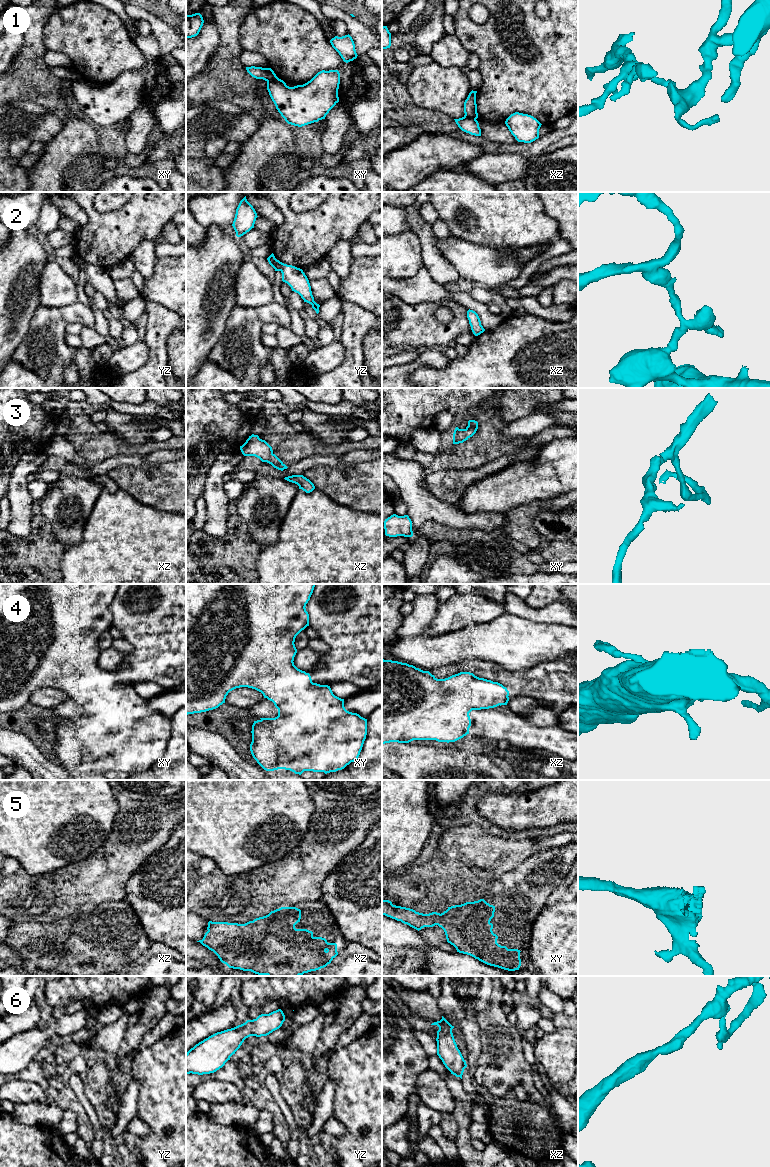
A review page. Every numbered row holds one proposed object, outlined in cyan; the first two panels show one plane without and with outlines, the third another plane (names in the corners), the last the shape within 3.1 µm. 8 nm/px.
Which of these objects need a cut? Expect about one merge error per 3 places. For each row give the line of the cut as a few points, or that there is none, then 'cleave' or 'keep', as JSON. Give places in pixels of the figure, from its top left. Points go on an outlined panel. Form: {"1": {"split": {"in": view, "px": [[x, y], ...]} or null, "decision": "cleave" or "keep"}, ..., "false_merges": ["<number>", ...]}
{"1": {"split": {"in": "xz", "px": [[464, 115], [475, 119]]}, "decision": "cleave"}, "2": {"split": null, "decision": "keep"}, "3": {"split": null, "decision": "keep"}, "4": {"split": null, "decision": "keep"}, "5": {"split": null, "decision": "keep"}, "6": {"split": null, "decision": "keep"}, "false_merges": ["1"]}

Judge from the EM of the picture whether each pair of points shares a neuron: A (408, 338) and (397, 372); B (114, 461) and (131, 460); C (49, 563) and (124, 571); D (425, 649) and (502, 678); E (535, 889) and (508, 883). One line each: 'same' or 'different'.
A: different
B: same
C: different
D: different
E: same

